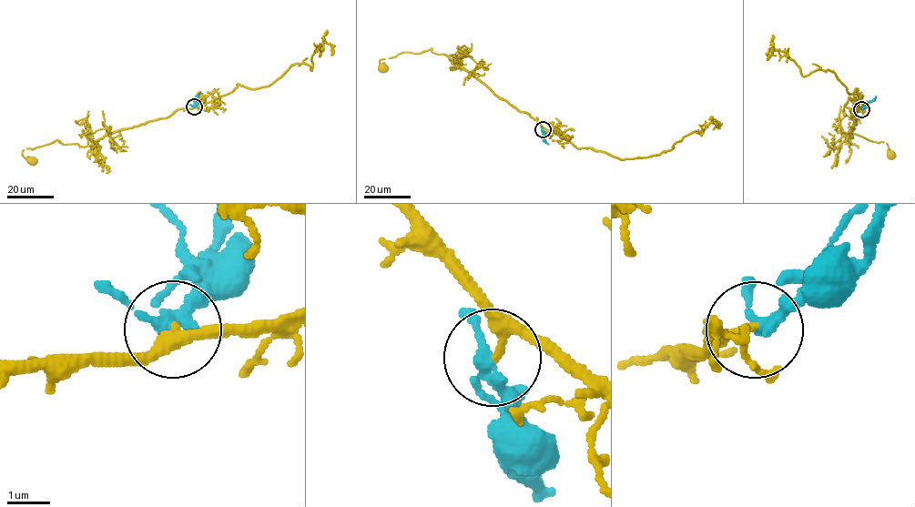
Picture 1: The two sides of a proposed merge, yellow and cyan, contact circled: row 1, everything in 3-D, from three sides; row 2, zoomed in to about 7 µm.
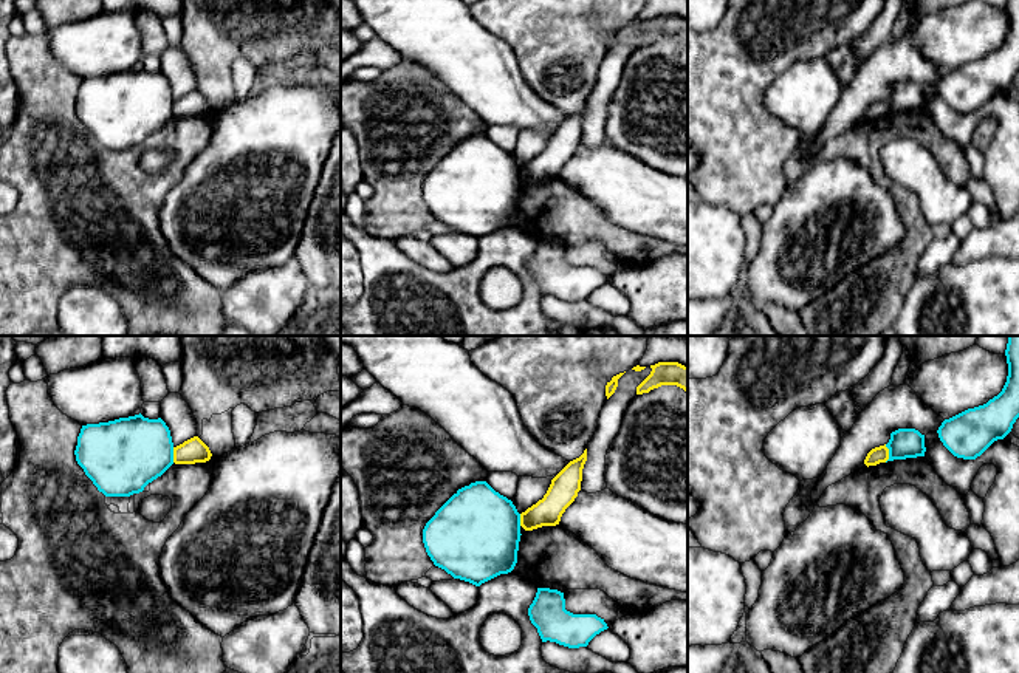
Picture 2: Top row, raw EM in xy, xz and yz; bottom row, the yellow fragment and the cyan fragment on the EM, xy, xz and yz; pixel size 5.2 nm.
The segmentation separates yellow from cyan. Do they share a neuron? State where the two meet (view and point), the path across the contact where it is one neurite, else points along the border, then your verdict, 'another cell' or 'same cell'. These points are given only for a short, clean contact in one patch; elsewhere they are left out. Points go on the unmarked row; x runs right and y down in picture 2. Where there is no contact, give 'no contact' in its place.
yz (888, 107) | along yz (885, 98), (888, 102), (886, 115) | another cell

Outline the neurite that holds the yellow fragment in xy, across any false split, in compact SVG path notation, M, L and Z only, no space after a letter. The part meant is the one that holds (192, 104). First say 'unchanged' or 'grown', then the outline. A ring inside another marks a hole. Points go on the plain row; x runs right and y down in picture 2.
unchanged; M194 90L183 97L173 101L175 118L195 118L206 116L212 110L209 101L198 91Z

